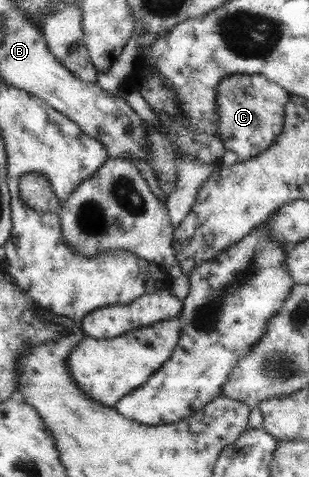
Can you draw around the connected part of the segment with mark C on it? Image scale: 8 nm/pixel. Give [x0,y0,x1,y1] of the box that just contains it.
[214,74,289,160]

